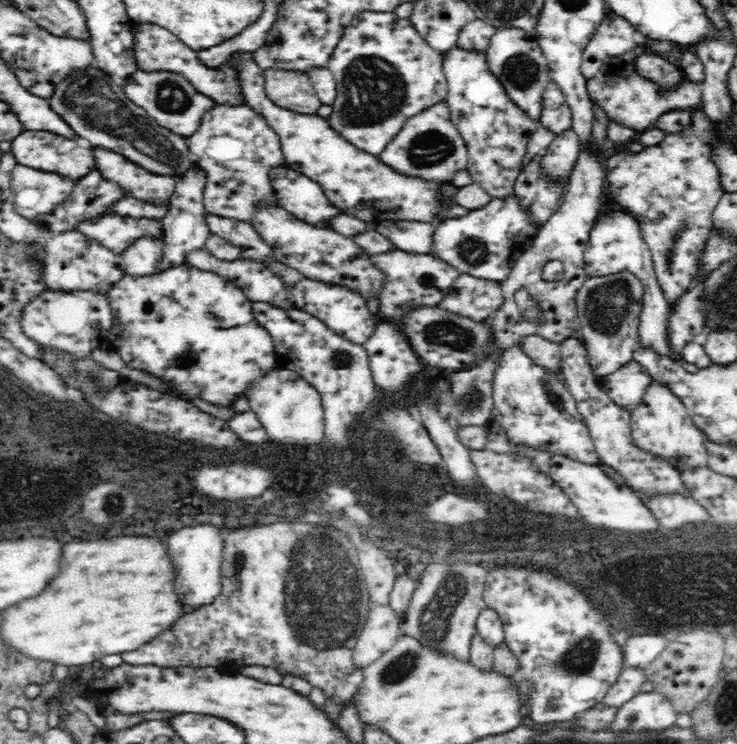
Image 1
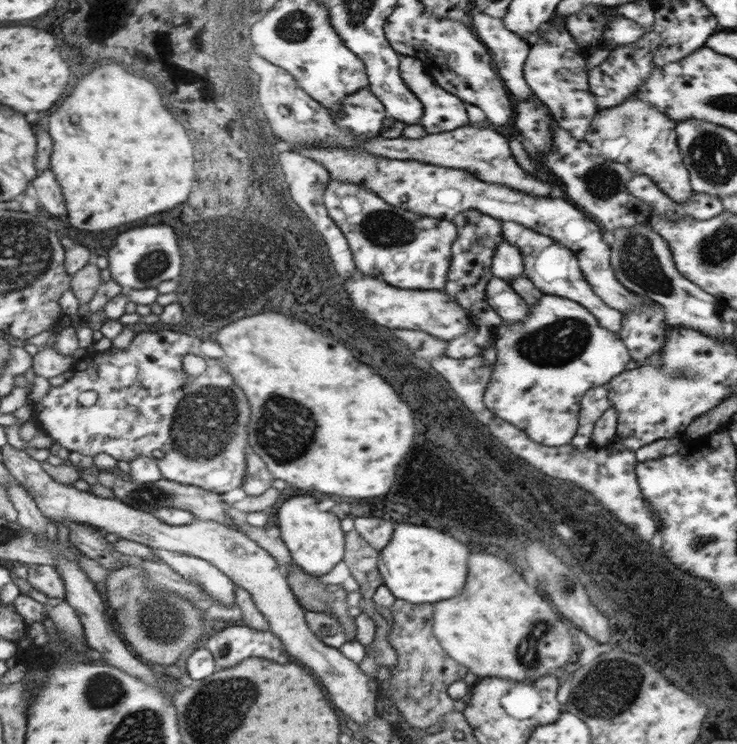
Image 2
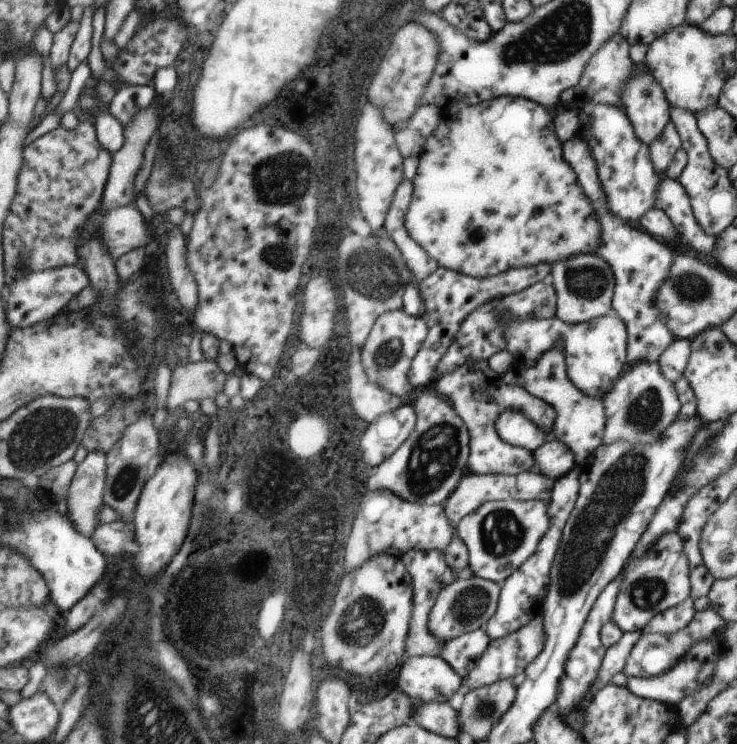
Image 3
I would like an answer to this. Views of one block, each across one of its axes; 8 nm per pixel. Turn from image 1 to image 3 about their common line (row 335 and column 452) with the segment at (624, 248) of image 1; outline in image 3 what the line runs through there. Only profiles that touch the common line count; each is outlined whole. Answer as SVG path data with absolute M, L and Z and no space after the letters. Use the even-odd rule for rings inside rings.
M473 630L469 634L461 634L439 648L439 658L443 658L461 678L465 678L477 666L479 658L485 654L491 644L489 634L481 630Z

